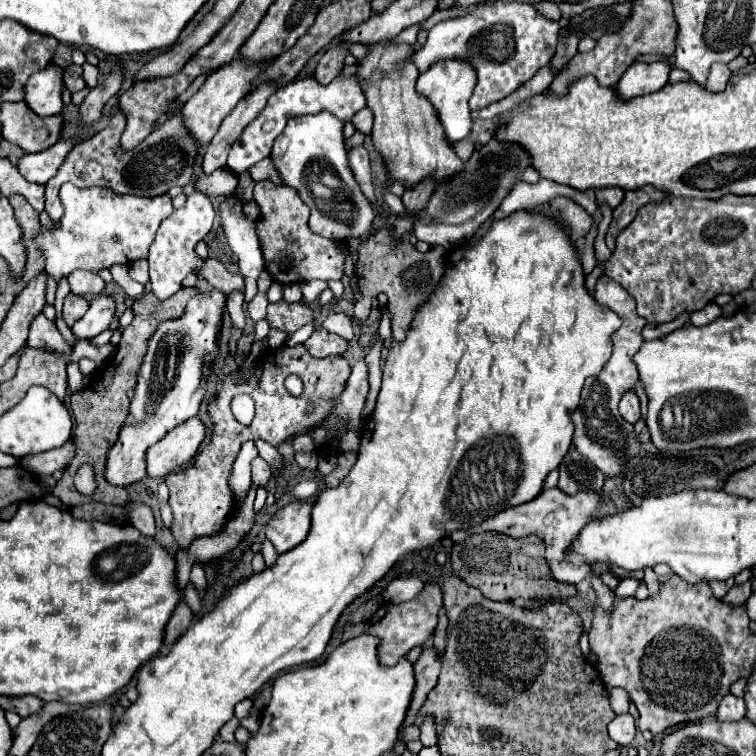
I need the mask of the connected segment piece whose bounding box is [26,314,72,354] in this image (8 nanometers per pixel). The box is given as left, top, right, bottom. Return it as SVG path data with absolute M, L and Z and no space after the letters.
M38 314L30 322L30 332L28 332L26 344L30 348L50 348L50 350L64 352L64 354L70 354L72 352L72 346L68 346L64 342L64 338L58 332L58 328L54 326L54 322L50 322L44 314Z

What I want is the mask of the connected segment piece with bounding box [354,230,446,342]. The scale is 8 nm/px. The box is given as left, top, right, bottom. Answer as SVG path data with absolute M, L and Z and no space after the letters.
M378 230L372 236L368 236L360 248L358 248L358 264L356 264L356 278L362 292L362 298L356 302L354 316L364 322L370 314L370 304L378 294L388 296L388 316L392 324L392 340L402 342L406 338L406 332L416 316L416 312L430 300L436 286L442 280L444 268L446 268L446 250L442 246L430 248L426 254L420 254L410 240L402 240L394 246L390 238L390 230Z

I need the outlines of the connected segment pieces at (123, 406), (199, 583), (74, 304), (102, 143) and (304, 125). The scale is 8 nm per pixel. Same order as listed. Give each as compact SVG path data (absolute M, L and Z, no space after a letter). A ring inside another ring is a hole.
M180 288L174 296L166 298L166 300L158 300L152 292L144 292L142 298L138 298L134 304L132 304L132 310L134 310L134 320L130 326L124 328L122 332L122 340L118 342L116 346L116 354L112 356L112 360L108 362L108 366L104 366L96 376L92 376L90 384L72 394L70 396L70 408L72 408L72 418L74 418L74 430L72 430L72 436L74 436L74 444L76 444L76 454L74 458L70 460L70 464L64 468L64 474L62 478L56 482L52 494L62 502L66 504L68 508L74 508L74 506L80 506L84 502L104 502L104 504L114 504L114 506L120 506L128 500L128 492L126 488L116 488L108 482L104 482L104 462L106 462L106 454L108 450L112 448L112 444L118 440L118 432L128 416L128 408L130 408L130 400L126 396L126 392L130 388L136 386L136 374L144 362L144 354L146 354L146 348L148 348L148 340L152 338L152 334L156 332L158 324L164 322L164 320L176 320L184 314L186 310L186 304L190 298L194 298L198 294L198 288ZM82 464L90 464L94 468L94 478L96 478L96 490L92 496L82 496L76 488L74 488L74 474L76 470L82 466Z
M196 562L192 566L192 572L190 572L190 584L196 586L198 594L200 594L200 600L204 598L204 592L206 592L206 574L204 574L204 568L200 562Z
M68 294L64 300L64 308L62 308L62 318L66 320L68 326L72 326L76 320L80 320L88 310L88 302L76 294Z
M120 110L116 116L112 116L104 130L94 134L90 140L74 146L72 154L66 156L64 164L60 166L58 174L46 184L46 212L54 222L62 218L62 204L58 198L58 190L64 182L72 182L78 188L90 188L90 186L104 186L110 188L114 194L124 196L160 196L166 194L172 186L186 186L194 180L192 166L196 164L198 150L196 142L188 138L184 124L180 122L180 112L170 116L166 122L162 122L144 142L140 142L134 150L120 148L120 134L124 132L124 114Z
M328 110L290 118L280 138L276 138L270 158L284 186L298 192L304 204L310 208L308 226L314 234L328 240L354 240L370 234L374 222L372 204L366 204L358 182L348 164L348 154L342 136L344 122Z

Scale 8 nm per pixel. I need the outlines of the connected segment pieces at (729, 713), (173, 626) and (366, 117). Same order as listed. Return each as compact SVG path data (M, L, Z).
M726 694L718 706L716 718L728 720L728 722L736 722L736 720L744 718L744 700L736 698L732 694Z
M180 602L174 616L170 618L168 626L166 626L166 636L164 636L164 646L170 646L176 642L176 638L180 638L184 634L184 630L188 630L188 626L192 624L192 610L186 606L186 602Z
M362 108L362 110L358 110L358 112L352 116L350 122L354 124L354 128L356 128L358 132L370 134L370 130L372 130L372 112L370 112L368 108Z

